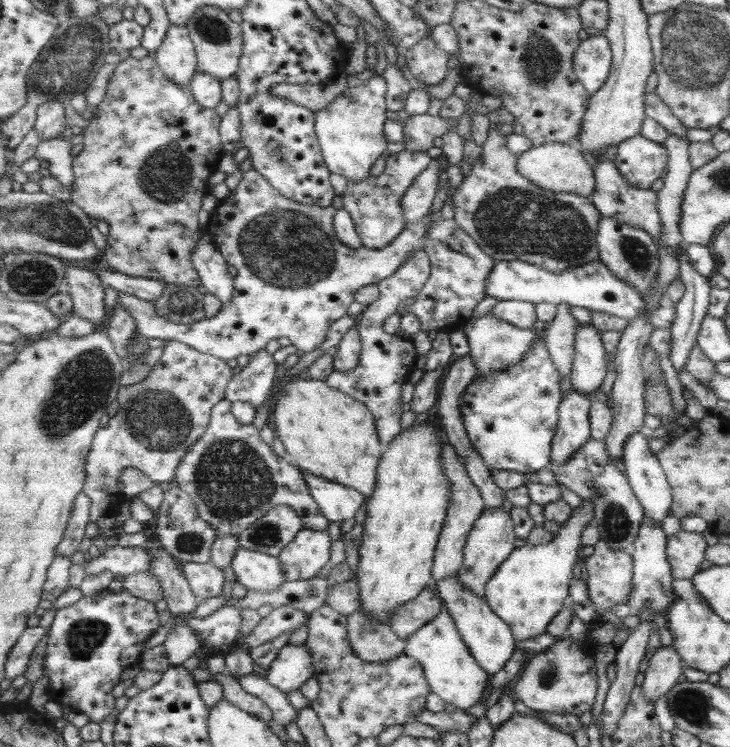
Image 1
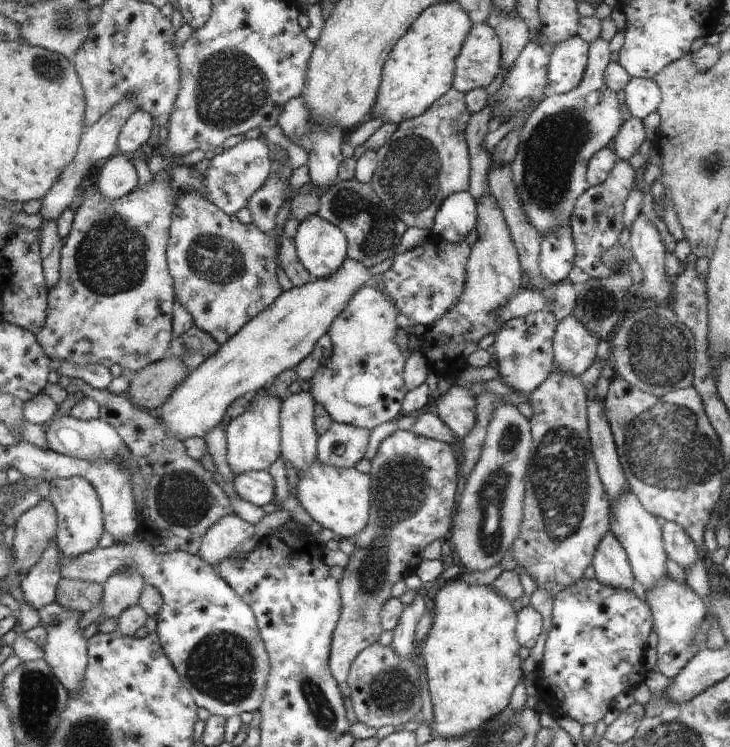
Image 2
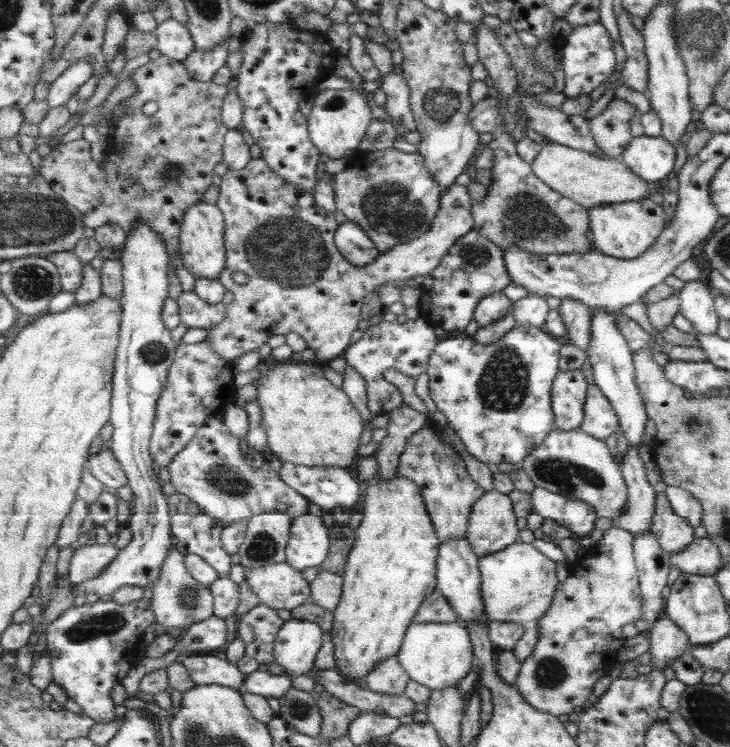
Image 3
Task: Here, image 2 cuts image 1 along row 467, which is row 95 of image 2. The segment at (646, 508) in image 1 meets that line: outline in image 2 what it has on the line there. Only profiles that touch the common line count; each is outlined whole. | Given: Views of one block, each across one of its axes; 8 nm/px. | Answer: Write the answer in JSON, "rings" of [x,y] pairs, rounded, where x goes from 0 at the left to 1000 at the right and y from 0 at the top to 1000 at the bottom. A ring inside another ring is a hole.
{"rings":[[[863,104],[853,119],[853,129],[853,139],[863,155],[877,162],[897,150],[905,137],[905,123],[893,106]]]}

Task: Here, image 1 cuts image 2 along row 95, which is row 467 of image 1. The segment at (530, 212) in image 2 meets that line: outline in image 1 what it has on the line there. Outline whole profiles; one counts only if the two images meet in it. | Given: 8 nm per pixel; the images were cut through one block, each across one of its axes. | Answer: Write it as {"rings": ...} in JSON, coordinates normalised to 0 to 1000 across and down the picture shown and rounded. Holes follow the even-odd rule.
{"rings":[[[807,586],[801,594],[796,594],[793,602],[782,608],[782,613],[771,624],[760,624],[756,620],[751,624],[758,632],[763,651],[768,648],[788,659],[796,669],[807,668],[812,673],[814,695],[808,701],[818,708],[821,723],[842,739],[848,736],[863,742],[875,701],[881,696],[881,680],[870,667],[856,637],[842,627],[840,616],[834,616],[829,590]]]}

